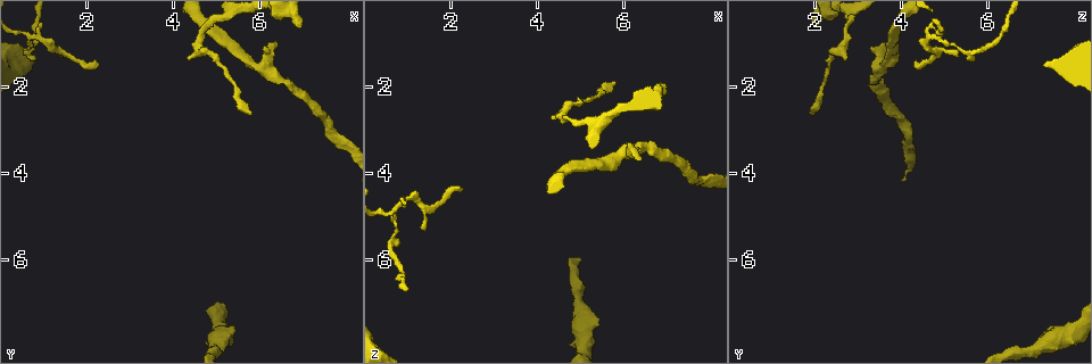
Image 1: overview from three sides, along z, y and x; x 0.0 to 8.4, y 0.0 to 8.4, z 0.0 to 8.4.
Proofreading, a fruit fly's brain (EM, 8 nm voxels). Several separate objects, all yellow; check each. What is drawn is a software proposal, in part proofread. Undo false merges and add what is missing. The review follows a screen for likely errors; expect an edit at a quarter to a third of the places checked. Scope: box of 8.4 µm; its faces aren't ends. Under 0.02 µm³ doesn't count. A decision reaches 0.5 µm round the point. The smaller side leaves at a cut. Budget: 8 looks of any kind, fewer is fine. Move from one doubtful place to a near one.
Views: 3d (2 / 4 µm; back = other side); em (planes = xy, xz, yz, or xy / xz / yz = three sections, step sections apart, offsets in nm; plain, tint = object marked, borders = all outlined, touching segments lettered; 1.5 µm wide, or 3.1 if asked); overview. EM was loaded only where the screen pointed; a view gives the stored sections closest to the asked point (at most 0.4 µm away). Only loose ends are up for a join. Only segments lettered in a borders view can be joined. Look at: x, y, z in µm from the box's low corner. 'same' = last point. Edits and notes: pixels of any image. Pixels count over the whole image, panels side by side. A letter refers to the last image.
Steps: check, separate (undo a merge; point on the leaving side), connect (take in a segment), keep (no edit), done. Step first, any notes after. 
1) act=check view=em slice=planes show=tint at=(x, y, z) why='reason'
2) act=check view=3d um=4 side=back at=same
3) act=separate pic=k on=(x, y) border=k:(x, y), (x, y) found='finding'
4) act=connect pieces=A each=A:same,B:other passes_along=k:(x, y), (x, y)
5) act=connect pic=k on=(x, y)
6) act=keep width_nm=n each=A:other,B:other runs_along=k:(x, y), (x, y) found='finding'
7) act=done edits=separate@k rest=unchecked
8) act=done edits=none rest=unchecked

act=check view=3d um=4 at=(2.25, 1.55, 4.40) why='thin end'

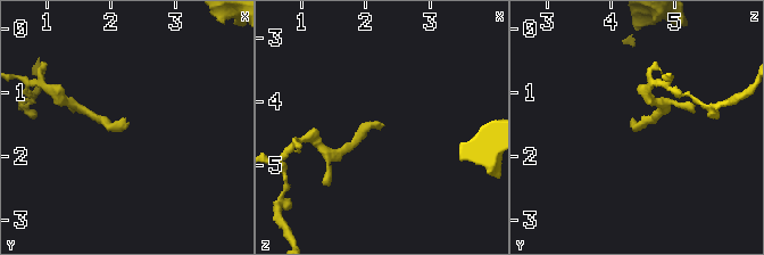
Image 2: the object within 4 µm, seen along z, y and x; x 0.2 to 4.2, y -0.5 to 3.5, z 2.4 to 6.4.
act=check view=em slice=xy step=4 show=borders at=(2.25, 1.55, 4.35) why='now the EM'

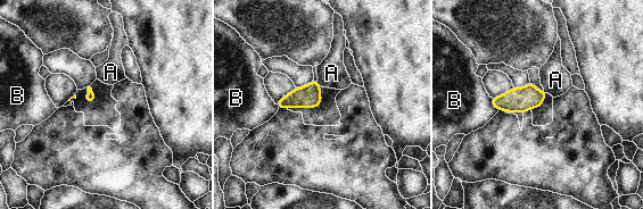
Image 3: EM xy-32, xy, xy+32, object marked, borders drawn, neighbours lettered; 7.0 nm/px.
act=check view=em slice=planes show=borders at=same

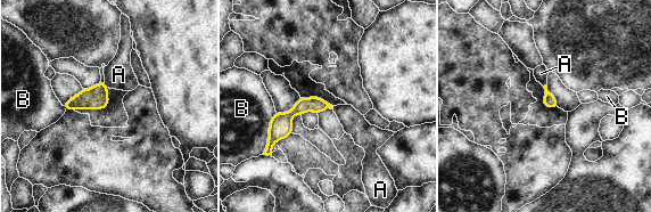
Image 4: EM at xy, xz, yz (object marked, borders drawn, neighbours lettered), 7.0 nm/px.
act=keep each=A:other,B:other found='no lettered segment goes on from it'

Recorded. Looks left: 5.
act=check view=3d um=2 at=(6.30, 1.05, 3.70) why='an open end'

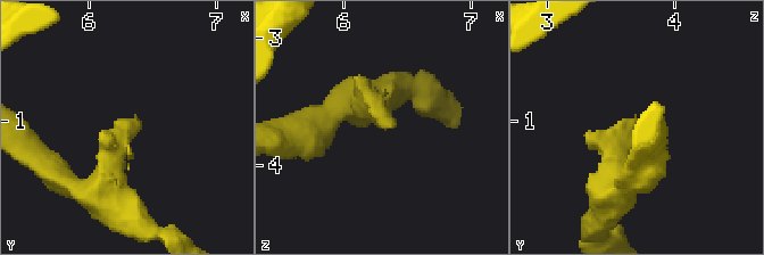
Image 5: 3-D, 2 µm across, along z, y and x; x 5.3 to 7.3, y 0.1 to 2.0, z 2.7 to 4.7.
act=check view=em slice=planes show=borders at=(6.32, 0.98, 3.70) why='shape alone is not enough'

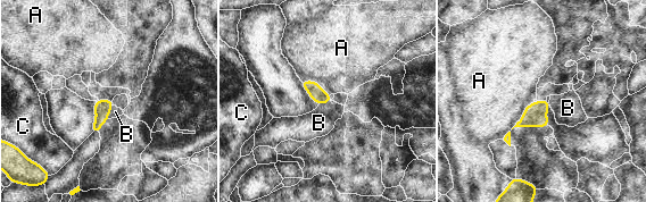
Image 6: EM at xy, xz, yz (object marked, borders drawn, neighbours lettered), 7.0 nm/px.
act=keep longest_contact=A:280nm each=A:other,B:other,C:other found='no lettered segment goes on from it'

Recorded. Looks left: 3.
act=check view=3d um=4 side=back at=(4.70, 0.65, 2.65) why='narrows sharply'

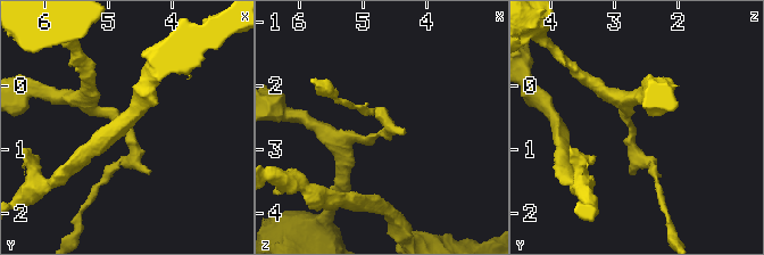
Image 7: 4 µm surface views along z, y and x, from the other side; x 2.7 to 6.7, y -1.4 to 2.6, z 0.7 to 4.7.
act=check view=em slice=planes show=tint at=(4.65, 0.65, 2.75) why='need the tissue'

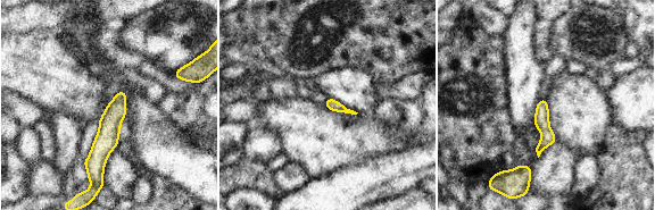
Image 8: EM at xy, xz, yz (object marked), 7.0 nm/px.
act=check view=em slice=planes show=borders at=same why='what lies round it'

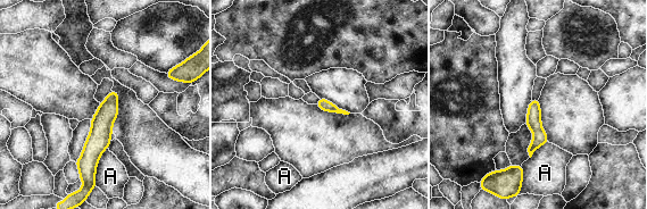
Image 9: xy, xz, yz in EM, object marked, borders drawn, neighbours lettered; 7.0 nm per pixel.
act=keep longest_contact=A:280nm each=A:other border=9:(107, 148), (98, 161), (96, 185) found='continuous, no second cell'

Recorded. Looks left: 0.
act=done edits=none rest=unchecked

